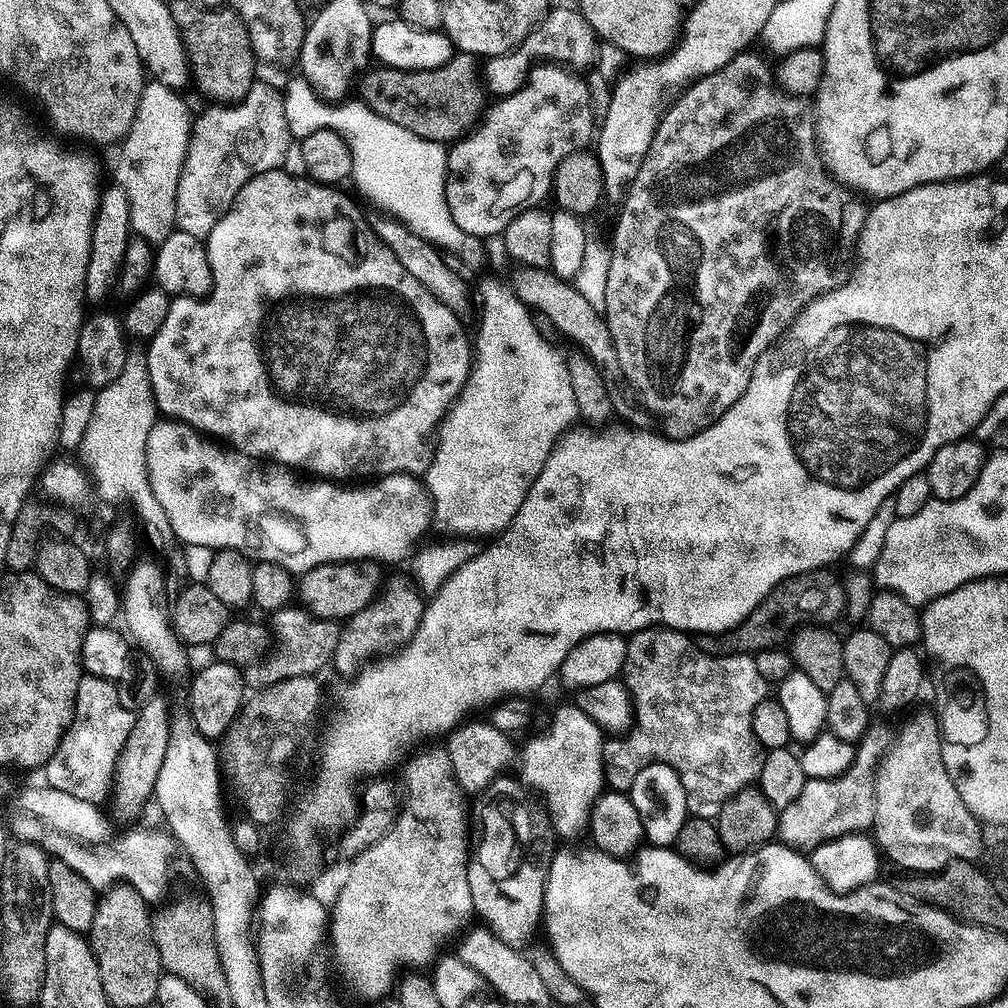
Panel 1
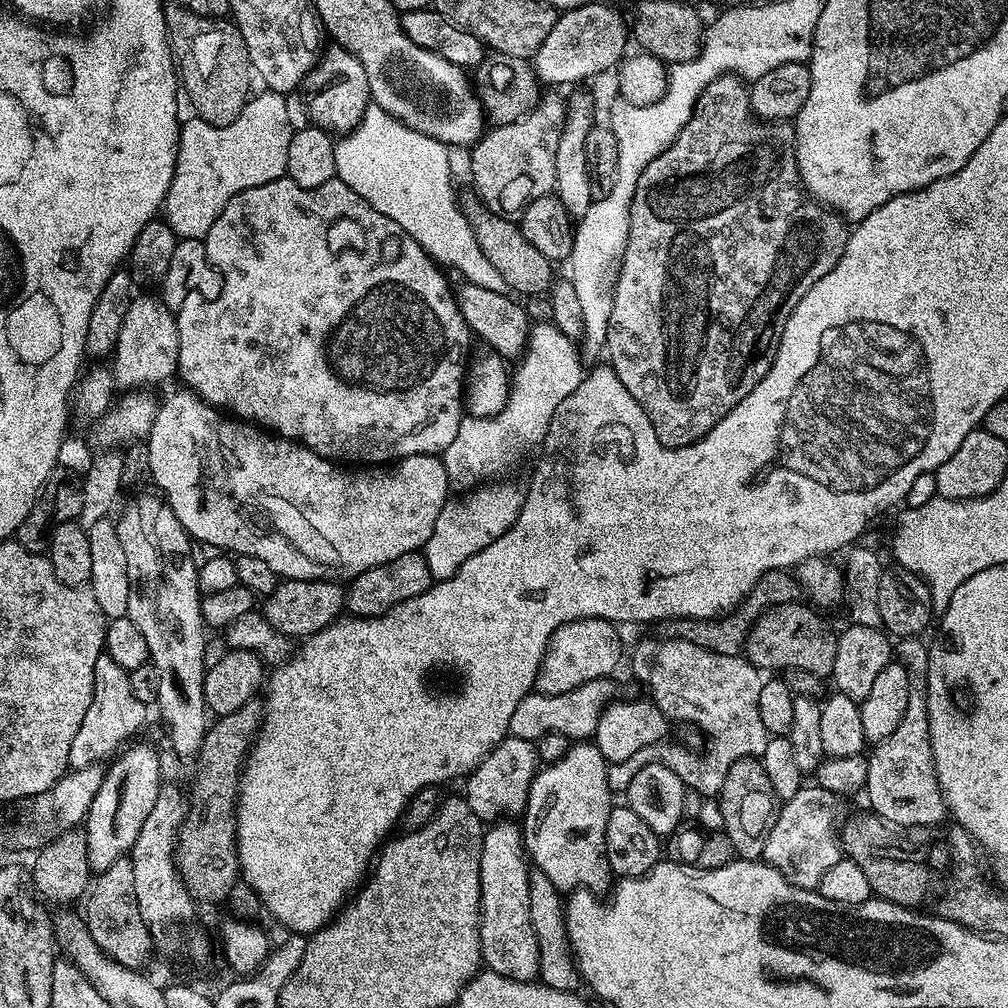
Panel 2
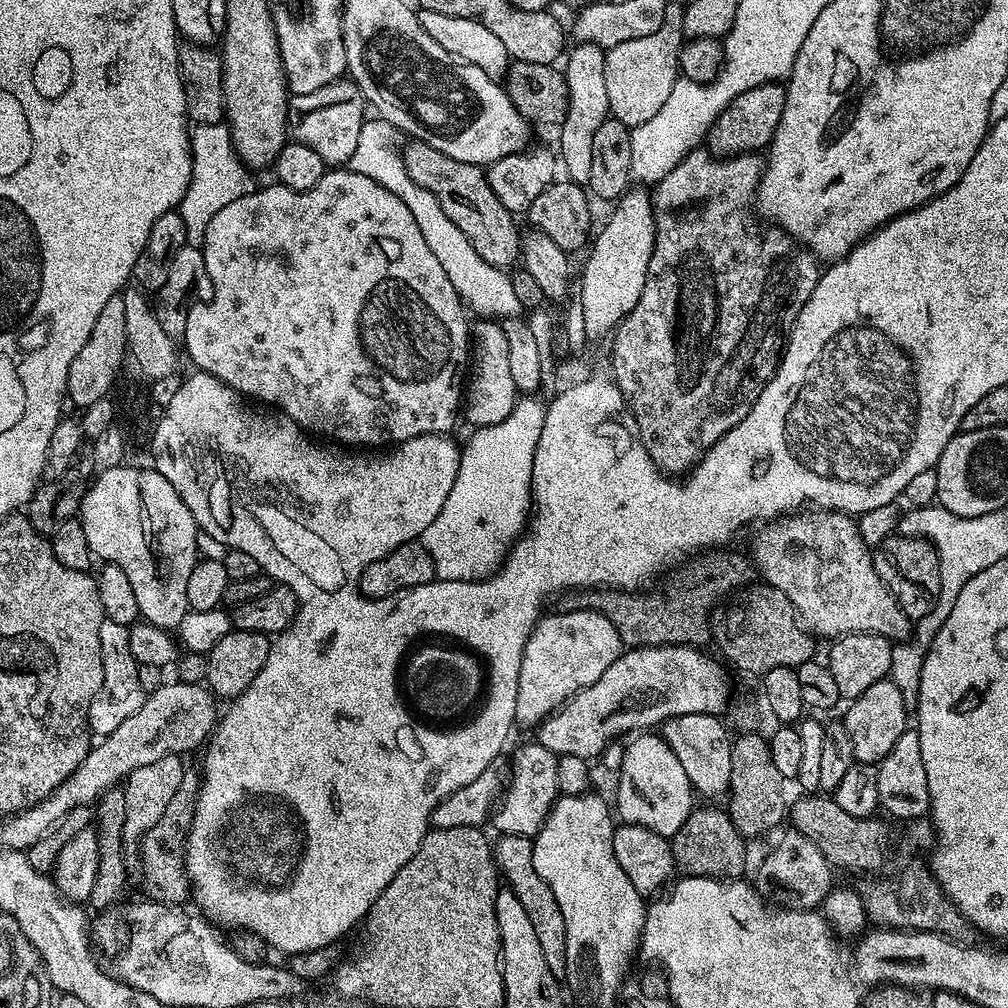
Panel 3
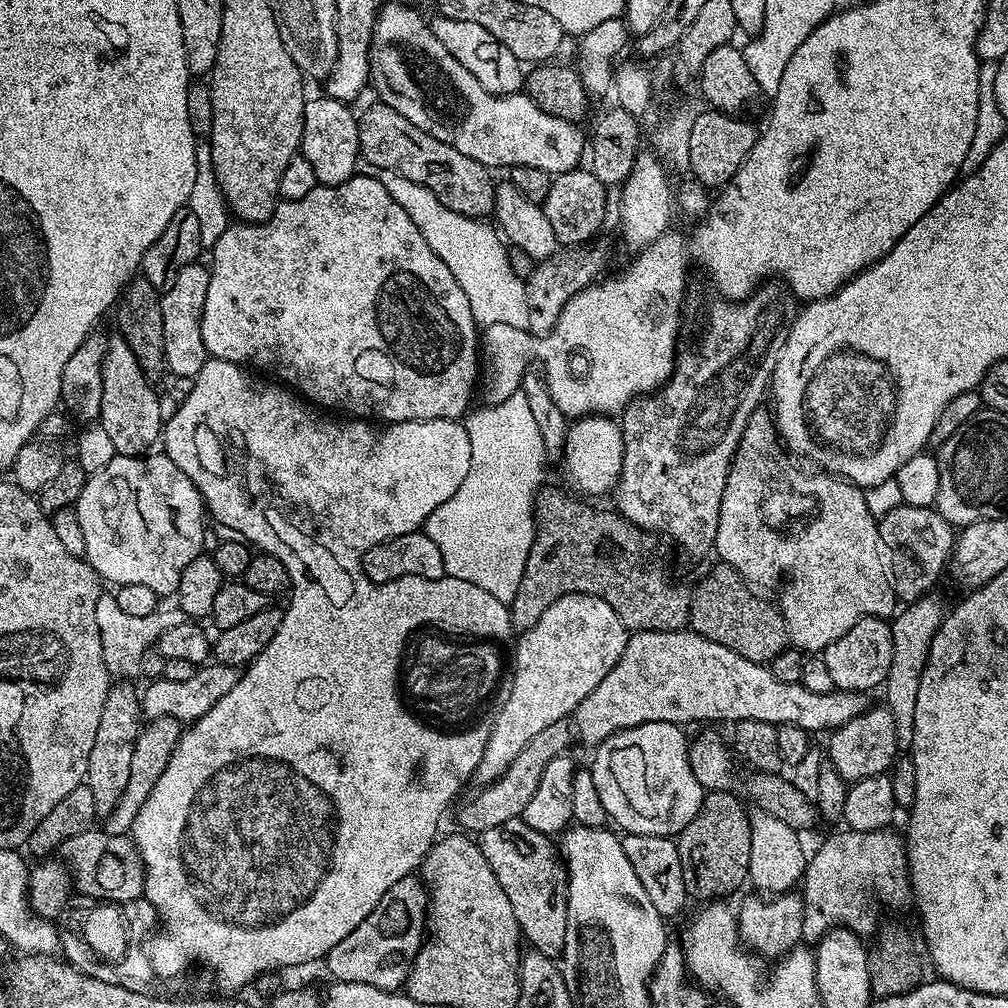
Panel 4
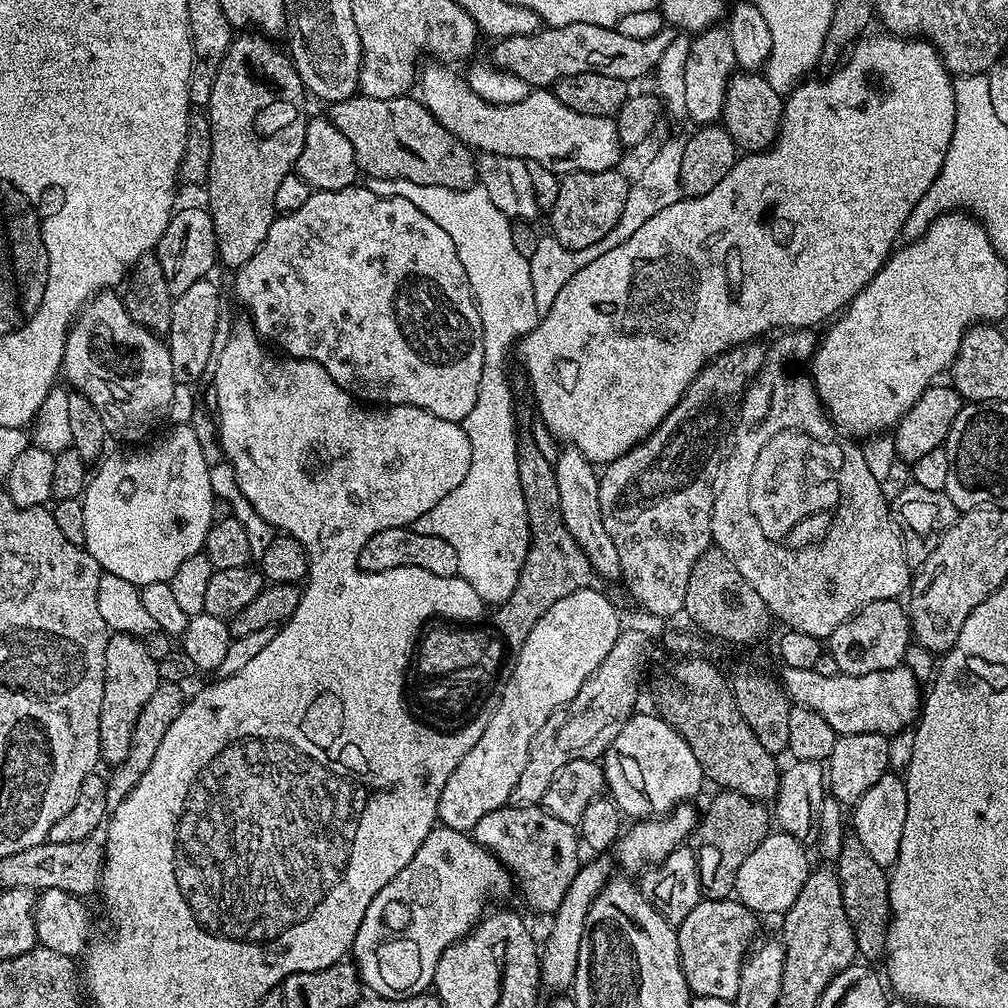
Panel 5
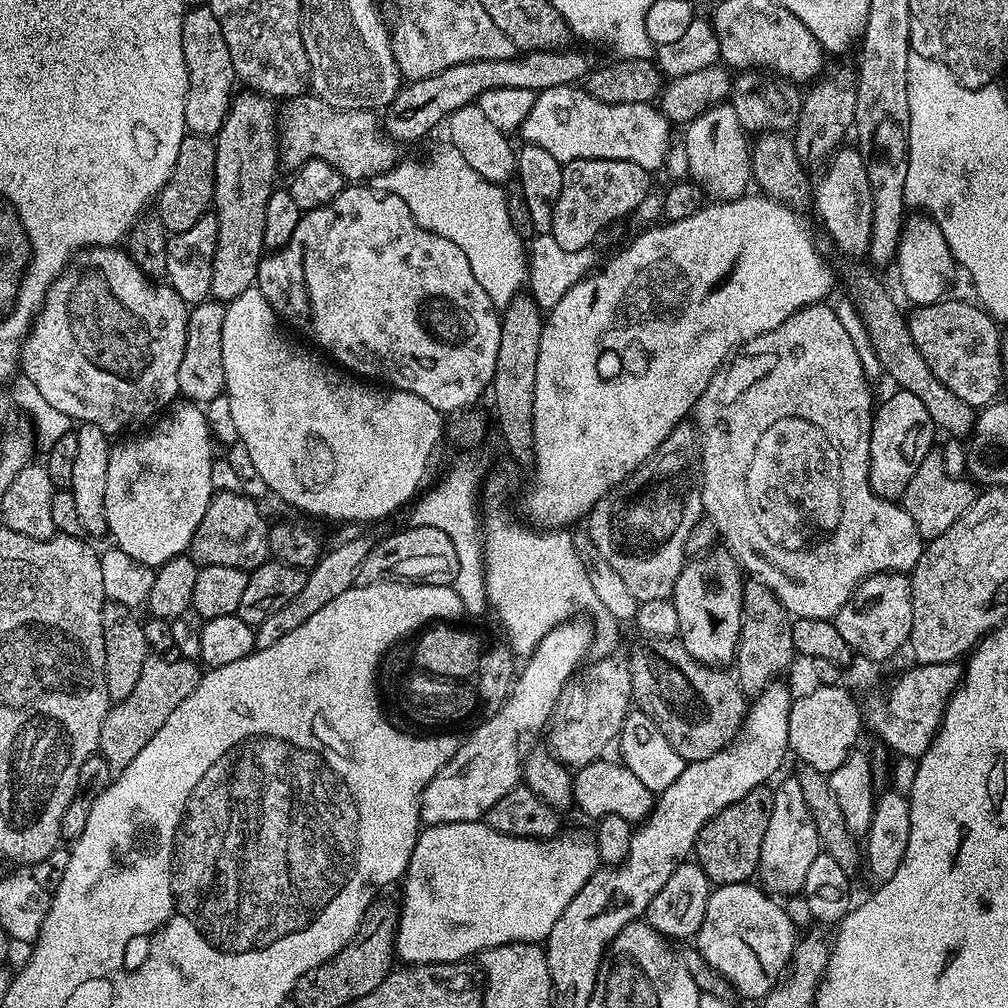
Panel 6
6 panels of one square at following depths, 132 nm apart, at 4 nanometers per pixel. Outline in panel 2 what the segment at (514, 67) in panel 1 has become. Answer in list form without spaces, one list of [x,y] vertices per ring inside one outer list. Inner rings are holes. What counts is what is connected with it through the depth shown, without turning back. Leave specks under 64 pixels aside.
[[[589,2],[581,8],[560,12],[554,22],[554,30],[546,34],[546,42],[538,46],[530,63],[536,70],[541,85],[574,84],[587,76],[596,76],[607,68],[615,69],[625,55],[624,47],[630,44],[630,28],[612,8]]]

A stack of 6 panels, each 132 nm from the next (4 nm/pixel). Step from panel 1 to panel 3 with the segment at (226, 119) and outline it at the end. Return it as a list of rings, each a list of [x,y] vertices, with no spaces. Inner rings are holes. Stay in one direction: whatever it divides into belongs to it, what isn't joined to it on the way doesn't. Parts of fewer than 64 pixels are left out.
[[[227,123],[198,124],[191,129],[192,173],[186,186],[186,194],[180,199],[178,211],[186,226],[186,238],[192,246],[203,245],[206,230],[214,214],[222,210],[222,206],[230,206],[234,198],[242,198],[253,191],[254,183],[248,175],[249,169],[241,162],[236,148],[232,144],[232,133]]]

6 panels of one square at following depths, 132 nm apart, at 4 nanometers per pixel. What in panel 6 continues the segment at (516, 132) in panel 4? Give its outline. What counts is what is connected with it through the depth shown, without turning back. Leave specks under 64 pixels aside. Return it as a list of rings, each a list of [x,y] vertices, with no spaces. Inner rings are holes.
[[[563,84],[536,93],[534,106],[526,114],[526,122],[518,130],[523,143],[542,146],[554,154],[561,165],[571,160],[625,160],[638,166],[655,170],[668,156],[670,122],[655,103],[607,104],[594,98],[583,87]]]

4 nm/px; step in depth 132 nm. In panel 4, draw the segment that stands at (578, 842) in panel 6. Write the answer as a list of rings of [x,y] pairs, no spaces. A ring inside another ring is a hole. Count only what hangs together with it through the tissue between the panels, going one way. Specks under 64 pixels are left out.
[[[415,875],[402,878],[390,891],[374,906],[374,910],[369,914],[360,925],[338,946],[329,950],[326,957],[328,972],[332,975],[333,981],[341,980],[342,982],[362,982],[375,988],[381,988],[386,992],[395,992],[403,989],[408,983],[408,974],[412,970],[412,961],[420,953],[420,945],[426,940],[426,913],[430,907],[430,892],[423,883],[416,881]]]

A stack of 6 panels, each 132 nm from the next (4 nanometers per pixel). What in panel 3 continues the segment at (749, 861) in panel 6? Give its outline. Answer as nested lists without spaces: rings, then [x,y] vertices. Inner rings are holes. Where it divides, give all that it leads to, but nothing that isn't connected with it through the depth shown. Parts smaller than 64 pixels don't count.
[[[693,807],[686,822],[670,837],[676,867],[684,876],[708,876],[712,880],[735,880],[743,877],[748,864],[746,837],[734,826],[723,807]]]

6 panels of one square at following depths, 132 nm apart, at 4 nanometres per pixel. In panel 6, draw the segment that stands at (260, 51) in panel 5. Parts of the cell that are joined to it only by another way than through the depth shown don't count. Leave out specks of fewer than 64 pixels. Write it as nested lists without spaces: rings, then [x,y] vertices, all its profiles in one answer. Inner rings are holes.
[[[240,90],[232,97],[226,118],[214,137],[216,146],[216,181],[212,202],[218,218],[218,246],[214,250],[214,266],[210,274],[211,299],[227,302],[238,298],[242,290],[256,284],[262,255],[265,253],[264,226],[266,202],[274,190],[272,179],[278,169],[278,136],[274,131],[273,101],[255,90]]]

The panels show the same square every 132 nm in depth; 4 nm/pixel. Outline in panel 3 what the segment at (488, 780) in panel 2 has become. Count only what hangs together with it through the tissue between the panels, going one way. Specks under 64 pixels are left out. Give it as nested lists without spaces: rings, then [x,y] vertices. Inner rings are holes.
[[[539,742],[522,745],[510,756],[510,775],[506,781],[504,795],[490,817],[491,827],[496,827],[497,833],[509,836],[534,838],[538,835],[548,817],[552,815],[552,805],[561,795],[558,766],[556,753],[546,750],[546,746]]]

